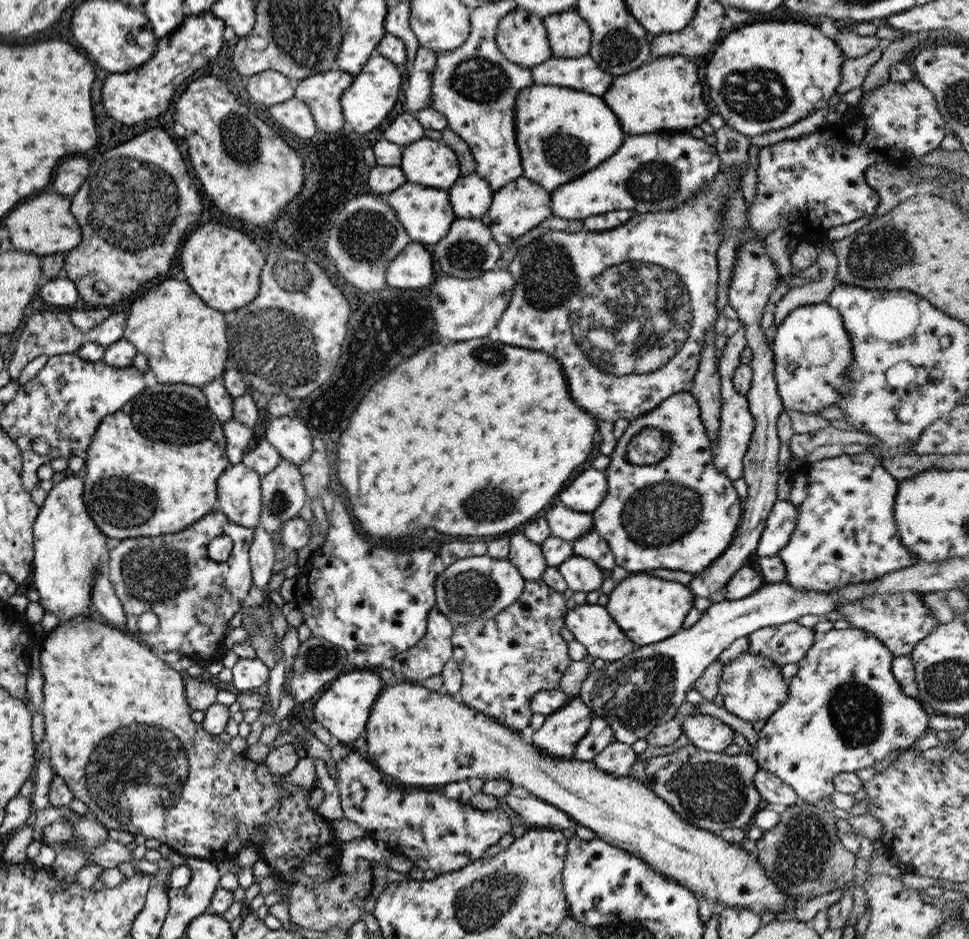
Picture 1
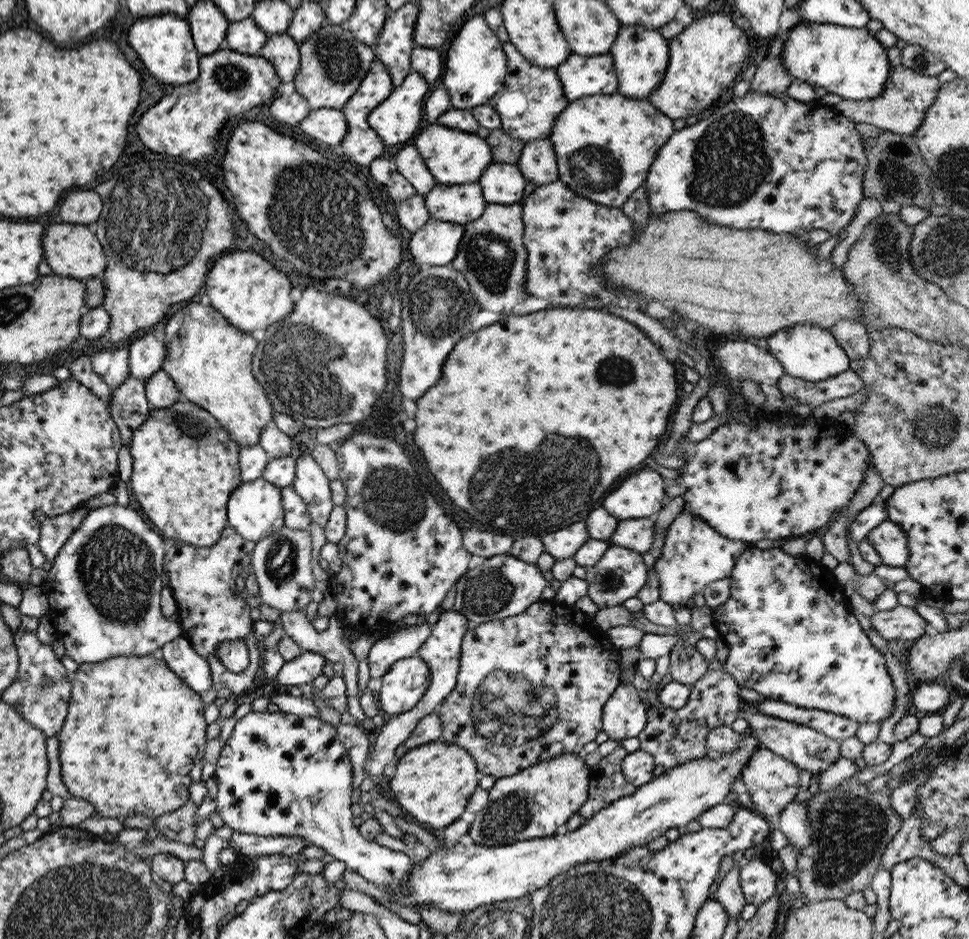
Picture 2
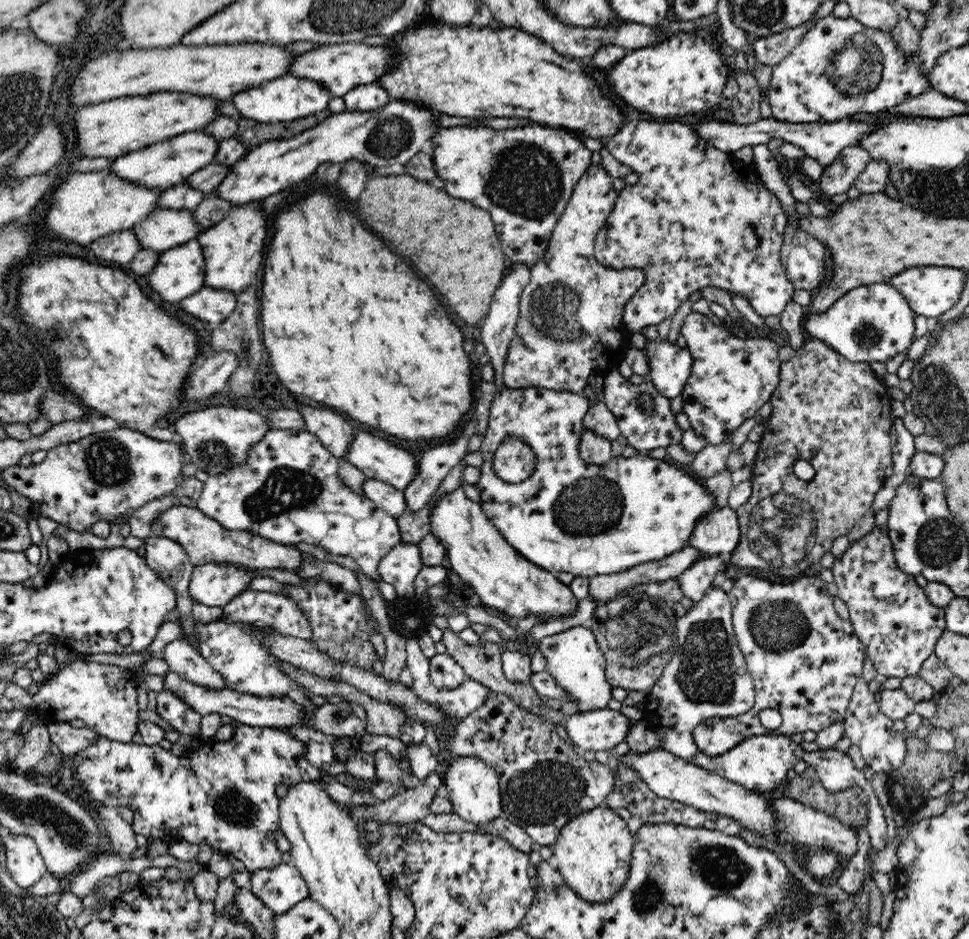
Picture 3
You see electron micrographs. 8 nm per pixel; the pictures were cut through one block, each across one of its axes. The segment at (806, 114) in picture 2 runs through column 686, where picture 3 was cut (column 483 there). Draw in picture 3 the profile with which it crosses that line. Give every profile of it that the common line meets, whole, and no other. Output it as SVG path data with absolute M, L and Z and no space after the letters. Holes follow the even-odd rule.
M540 124L496 130L484 126L455 126L440 128L430 140L435 171L444 182L446 194L462 200L472 200L474 206L492 214L496 234L500 236L506 256L532 269L543 260L560 216L564 213L574 187L592 164L591 150L562 128Z

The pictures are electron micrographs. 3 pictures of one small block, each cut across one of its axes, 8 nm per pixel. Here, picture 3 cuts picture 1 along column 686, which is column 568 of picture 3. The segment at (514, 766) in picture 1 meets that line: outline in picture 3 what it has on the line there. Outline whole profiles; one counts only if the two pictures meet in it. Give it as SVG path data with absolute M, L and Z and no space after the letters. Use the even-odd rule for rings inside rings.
M596 806L592 809L582 812L561 829L556 842L551 847L554 852L552 861L554 867L563 876L568 888L590 904L602 904L602 902L608 902L613 896L616 896L628 880L634 836L630 833L628 824L618 816L616 810L608 806L606 808Z

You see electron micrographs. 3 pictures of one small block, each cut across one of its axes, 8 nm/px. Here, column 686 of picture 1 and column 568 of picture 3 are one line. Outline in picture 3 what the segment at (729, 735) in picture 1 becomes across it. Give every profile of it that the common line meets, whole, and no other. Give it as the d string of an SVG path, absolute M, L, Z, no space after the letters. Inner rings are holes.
M594 710L577 712L566 720L568 738L579 751L608 751L619 743L626 742L628 729L633 721L621 712L610 710Z

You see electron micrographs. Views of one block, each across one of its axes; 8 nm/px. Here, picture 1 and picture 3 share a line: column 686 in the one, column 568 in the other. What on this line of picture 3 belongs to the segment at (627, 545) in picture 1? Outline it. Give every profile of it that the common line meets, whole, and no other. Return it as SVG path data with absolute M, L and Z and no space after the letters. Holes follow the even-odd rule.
M504 387L500 394L496 394L489 412L488 428L479 449L483 454L483 464L480 467L480 481L475 486L480 492L481 507L488 520L526 560L555 574L570 572L581 577L611 575L640 563L666 558L682 547L689 546L687 540L695 524L707 512L719 508L704 482L669 459L648 457L648 451L628 458L615 453L608 464L586 464L580 457L577 444L588 407L589 398L584 394L548 388ZM508 437L522 439L536 453L534 473L516 484L501 480L493 470L496 449Z

